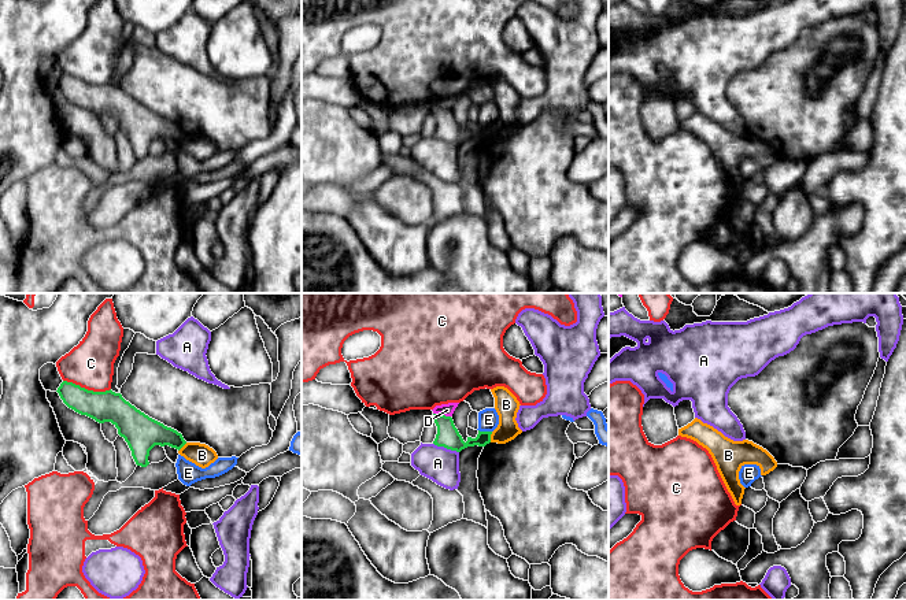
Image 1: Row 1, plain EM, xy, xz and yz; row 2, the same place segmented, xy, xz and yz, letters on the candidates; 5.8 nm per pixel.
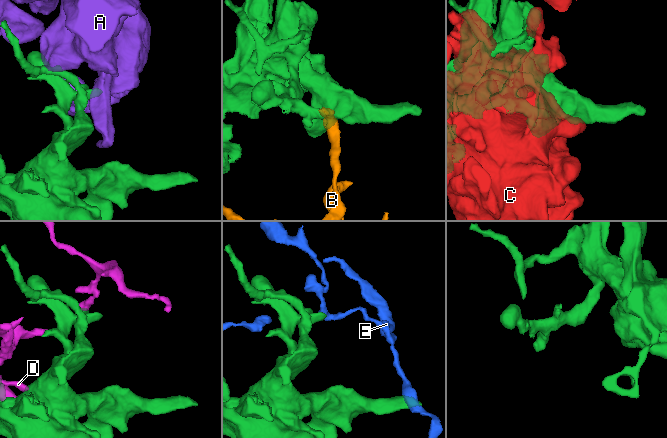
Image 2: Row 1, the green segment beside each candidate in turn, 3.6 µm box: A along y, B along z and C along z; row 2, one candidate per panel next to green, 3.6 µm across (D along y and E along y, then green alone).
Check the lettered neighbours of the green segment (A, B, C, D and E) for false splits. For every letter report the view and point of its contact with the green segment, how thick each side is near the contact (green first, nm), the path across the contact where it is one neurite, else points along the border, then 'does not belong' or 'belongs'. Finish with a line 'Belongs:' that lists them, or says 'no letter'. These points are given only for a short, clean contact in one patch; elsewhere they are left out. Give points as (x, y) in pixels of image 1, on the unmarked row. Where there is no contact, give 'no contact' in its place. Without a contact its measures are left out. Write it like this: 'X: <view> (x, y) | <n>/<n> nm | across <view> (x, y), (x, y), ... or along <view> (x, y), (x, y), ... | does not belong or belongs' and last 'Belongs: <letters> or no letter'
A: xz (446, 140) | 130/200 nm | does not belong
B: xz (490, 130) | 130/140 nm | along xz (492, 125), (490, 134) | does not belong
C: xy (87, 82) | 180/280 nm | does not belong
D: xz (442, 108) | 130/70 nm | does not belong
E: xz (485, 125) | 130/130 nm | does not belong
Belongs: no letter

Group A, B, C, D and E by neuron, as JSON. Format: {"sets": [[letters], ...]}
{"sets": [["A"], ["B"], ["C"], ["D"], ["E"]]}

